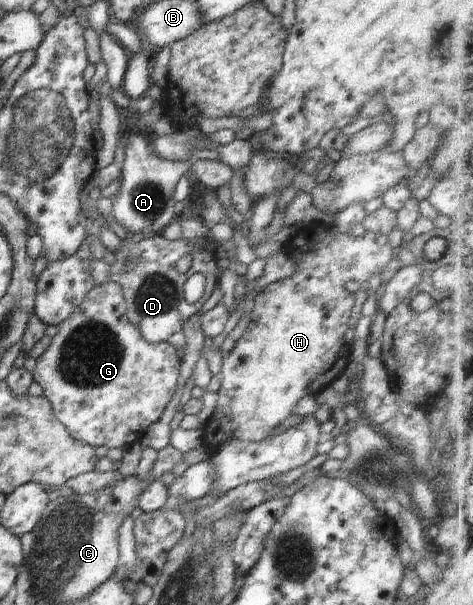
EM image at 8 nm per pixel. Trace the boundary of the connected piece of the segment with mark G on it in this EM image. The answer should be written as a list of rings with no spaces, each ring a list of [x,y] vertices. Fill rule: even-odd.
[[[113,279],[113,281],[109,283],[96,285],[88,292],[83,303],[76,307],[74,314],[59,324],[59,331],[57,335],[52,337],[51,345],[42,353],[42,356],[37,358],[33,380],[42,386],[42,396],[46,397],[52,405],[53,416],[70,431],[71,436],[76,440],[87,445],[92,445],[93,447],[106,446],[106,448],[109,449],[126,449],[131,444],[141,443],[142,438],[148,430],[148,426],[156,422],[156,420],[162,416],[166,405],[170,402],[172,394],[176,390],[176,384],[178,384],[178,376],[180,376],[180,362],[182,360],[180,352],[181,350],[167,341],[151,343],[140,334],[138,327],[132,324],[131,320],[128,320],[127,304],[126,299],[123,297],[122,287],[117,279]]]

